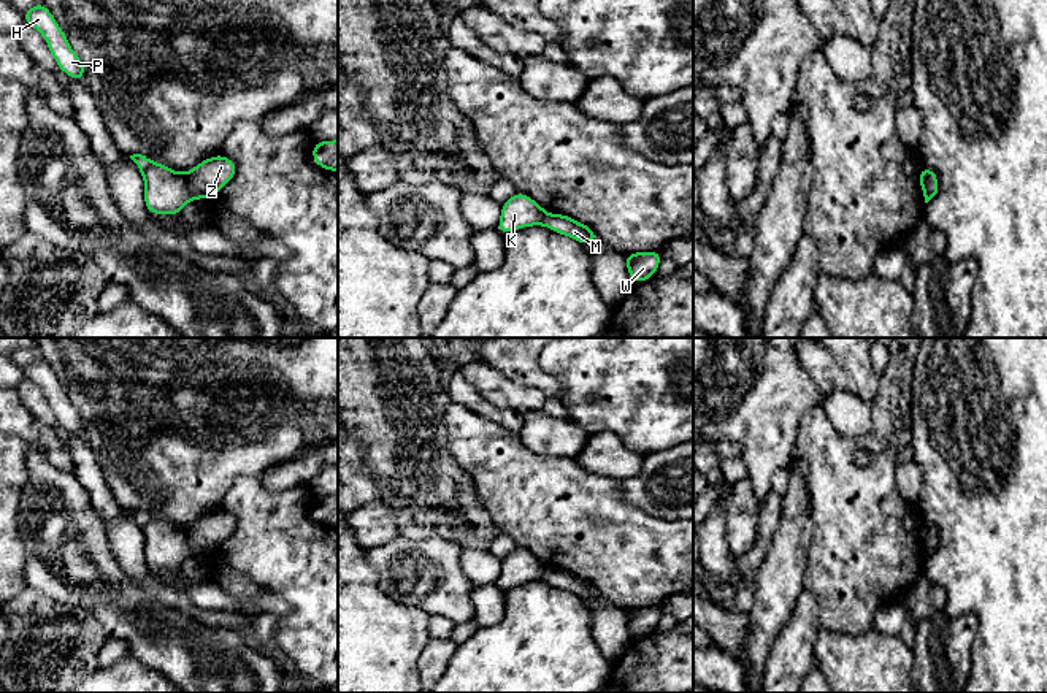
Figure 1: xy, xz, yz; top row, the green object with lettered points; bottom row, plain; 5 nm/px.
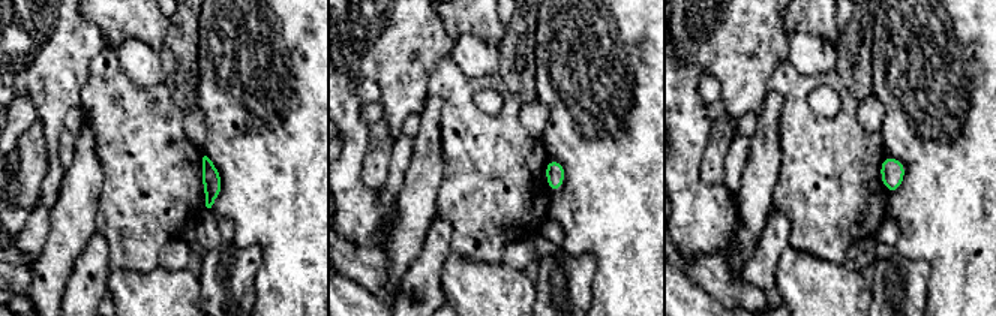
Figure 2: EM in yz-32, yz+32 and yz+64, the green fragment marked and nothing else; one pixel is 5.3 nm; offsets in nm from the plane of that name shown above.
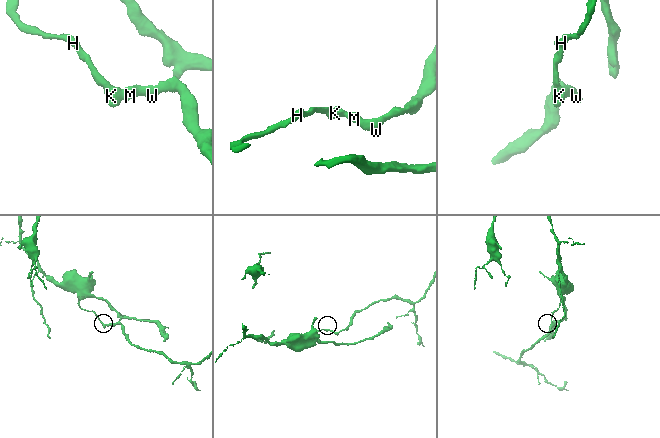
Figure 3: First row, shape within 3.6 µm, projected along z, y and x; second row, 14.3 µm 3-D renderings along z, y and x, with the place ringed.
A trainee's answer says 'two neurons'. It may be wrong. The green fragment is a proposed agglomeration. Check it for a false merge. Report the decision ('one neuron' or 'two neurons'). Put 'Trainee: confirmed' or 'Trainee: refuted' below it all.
two neurons
Trainee: confirmed

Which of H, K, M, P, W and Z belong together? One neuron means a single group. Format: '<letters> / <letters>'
H K P / M W Z

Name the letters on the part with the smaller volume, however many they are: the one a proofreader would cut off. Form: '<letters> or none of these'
M, W, Z

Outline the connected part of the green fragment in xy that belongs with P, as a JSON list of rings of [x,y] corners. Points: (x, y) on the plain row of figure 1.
[[[41,357],[29,363],[22,371],[24,379],[41,387],[60,427],[73,435],[82,436],[86,433],[86,422],[70,403],[65,387],[59,382],[48,362]]]

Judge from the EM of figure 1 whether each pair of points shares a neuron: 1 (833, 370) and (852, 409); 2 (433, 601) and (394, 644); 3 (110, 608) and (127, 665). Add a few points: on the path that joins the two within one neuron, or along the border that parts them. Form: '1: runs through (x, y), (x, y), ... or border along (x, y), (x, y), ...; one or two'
1: border along (825, 397), (835, 389), (847, 389), (870, 402); two
2: border along (389, 595), (430, 614); two
3: border along (129, 654), (161, 674); two

